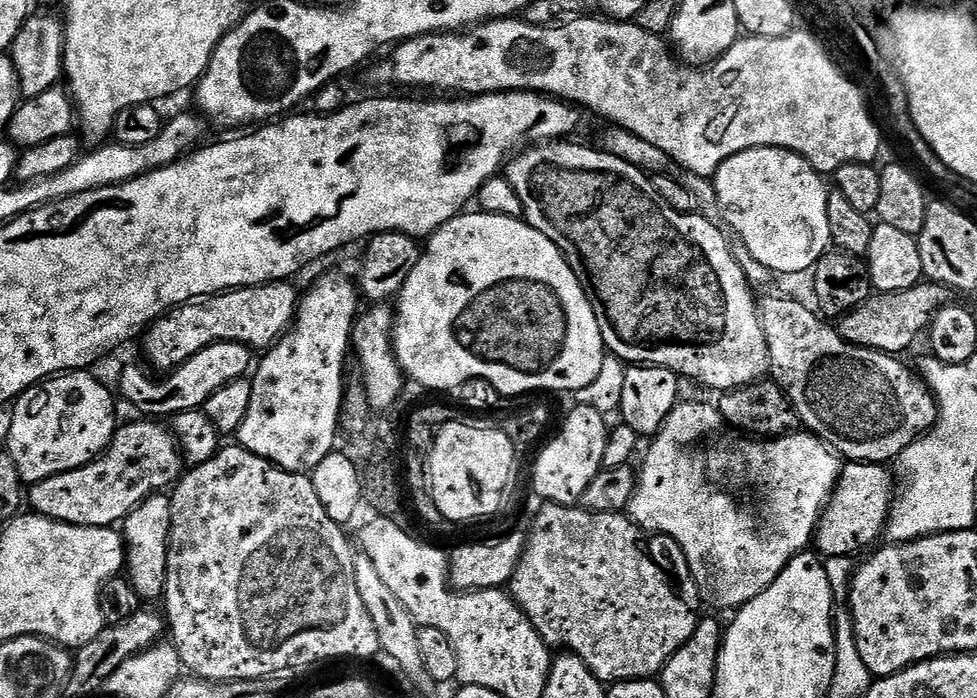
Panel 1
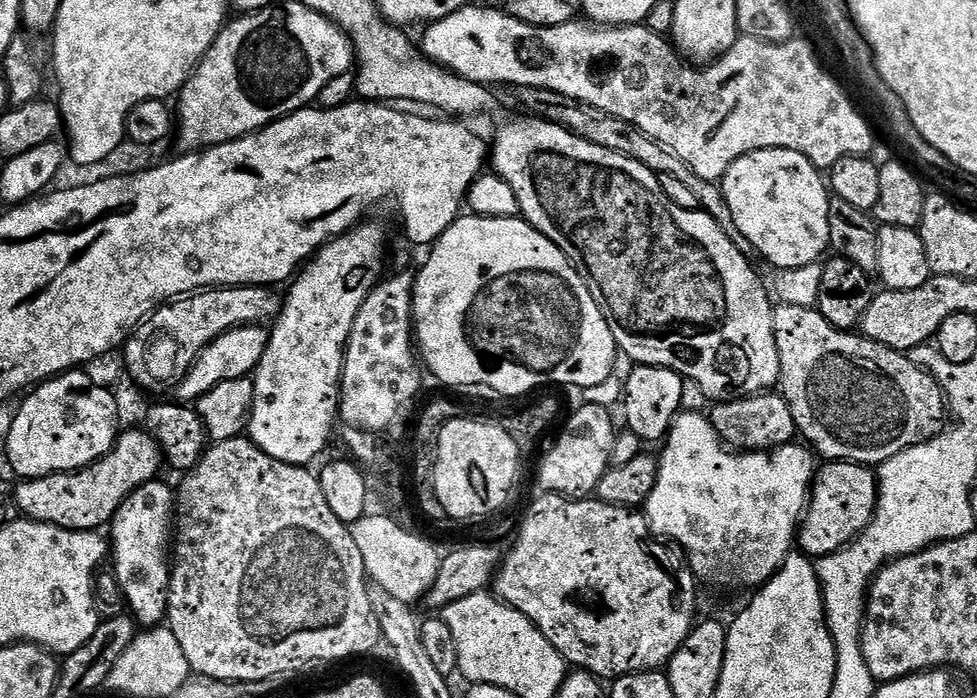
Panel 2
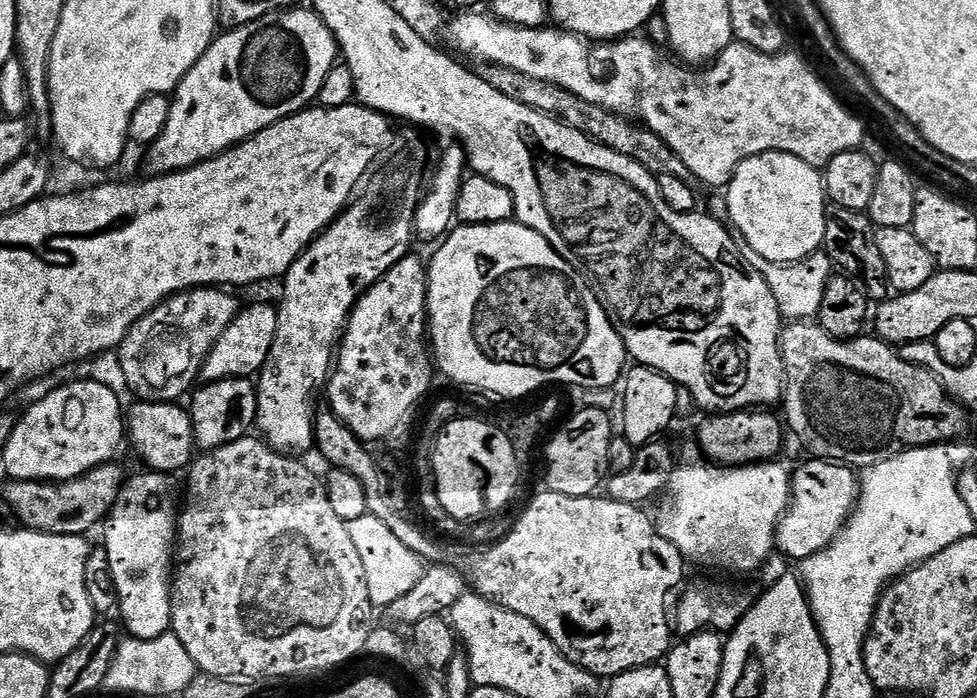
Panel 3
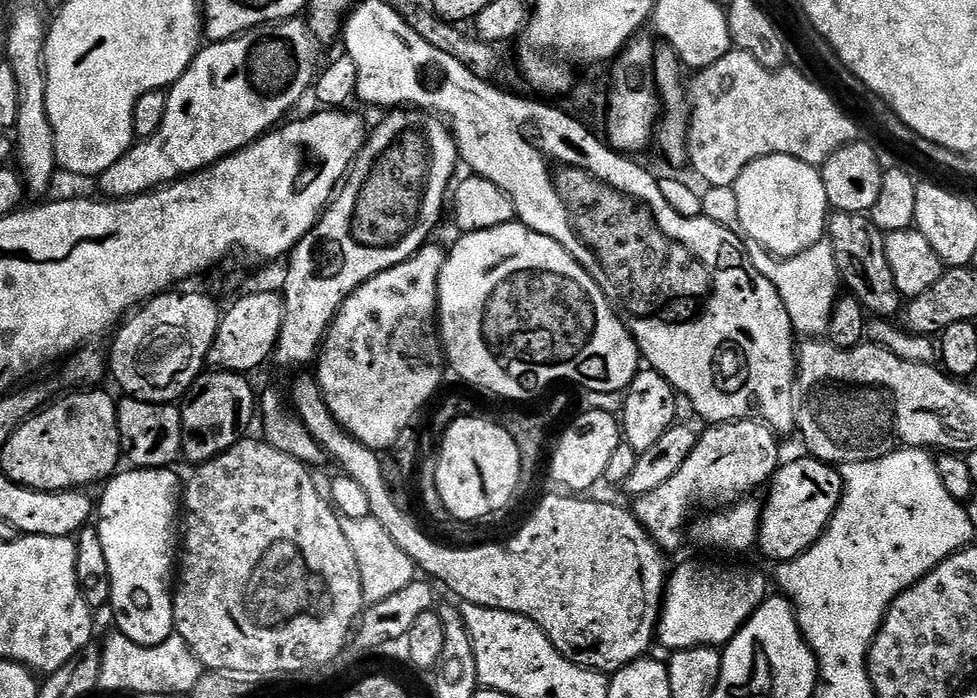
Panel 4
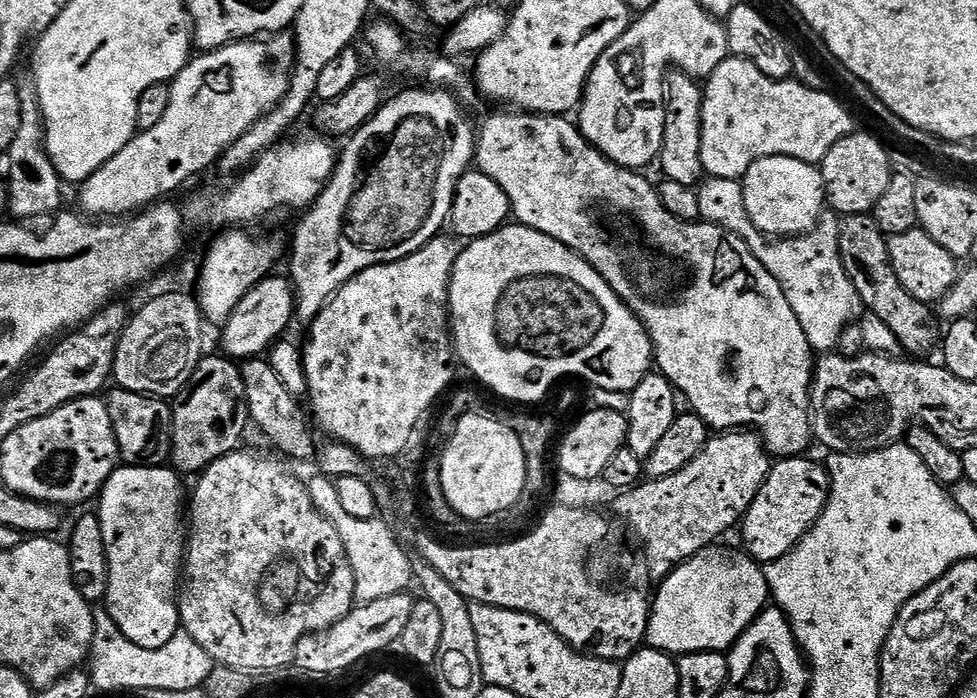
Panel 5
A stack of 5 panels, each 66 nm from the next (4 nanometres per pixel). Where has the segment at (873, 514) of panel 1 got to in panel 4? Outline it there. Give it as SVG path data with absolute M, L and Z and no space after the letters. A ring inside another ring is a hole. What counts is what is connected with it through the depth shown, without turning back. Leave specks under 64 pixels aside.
M815 458L803 459L781 463L767 485L768 501L763 501L760 509L758 548L768 560L793 560L810 550L828 528L844 496L844 478L839 467Z

